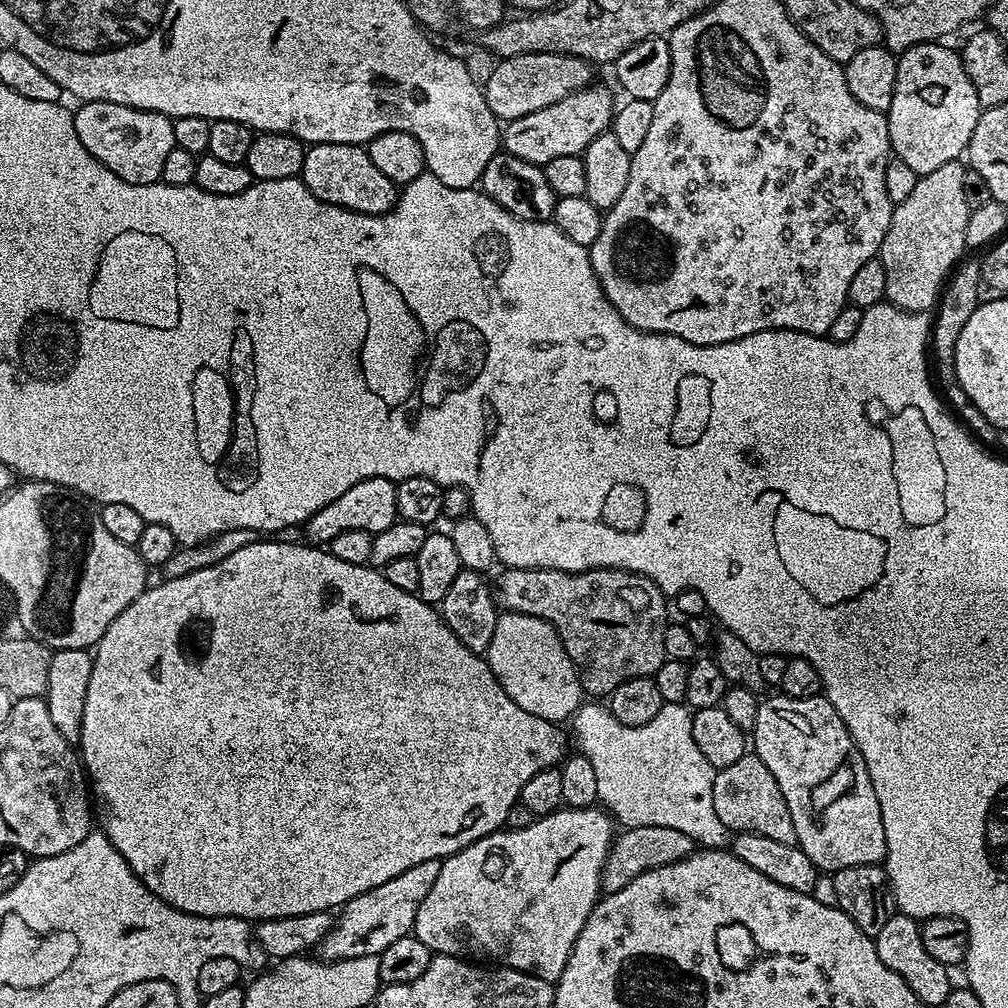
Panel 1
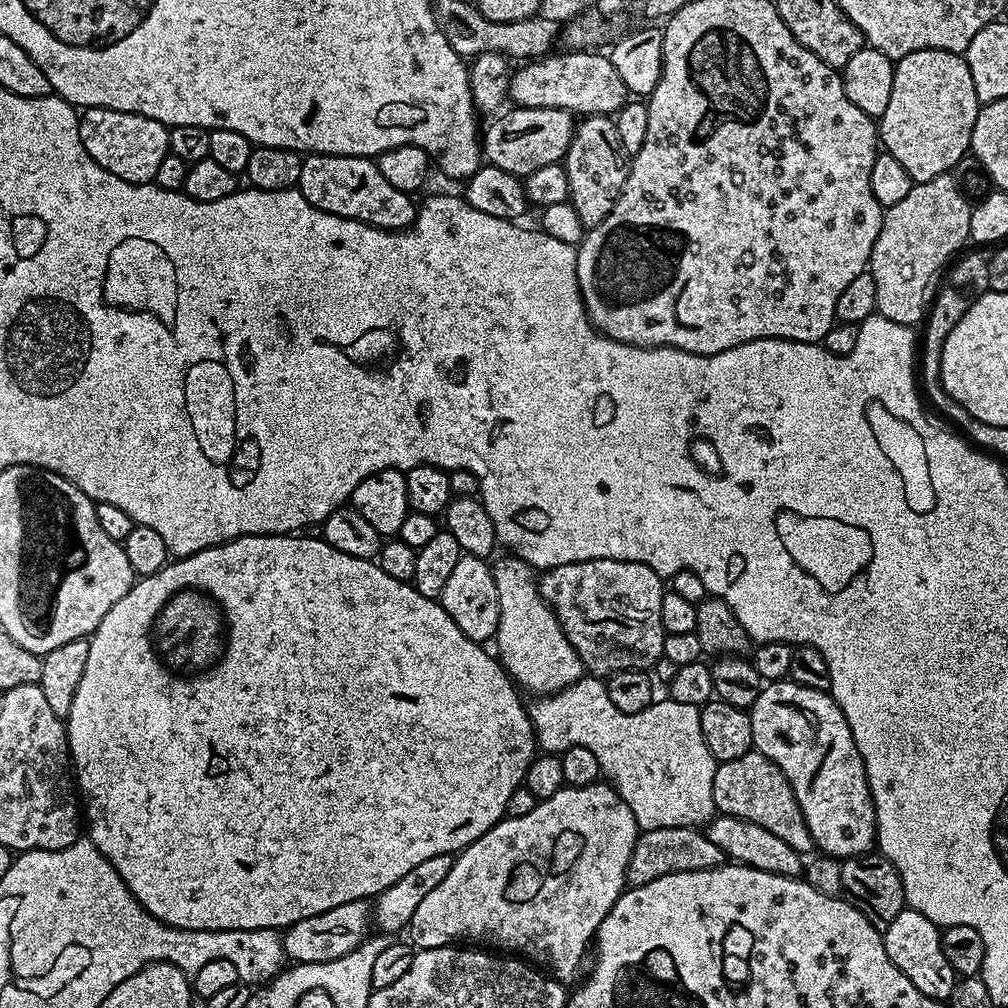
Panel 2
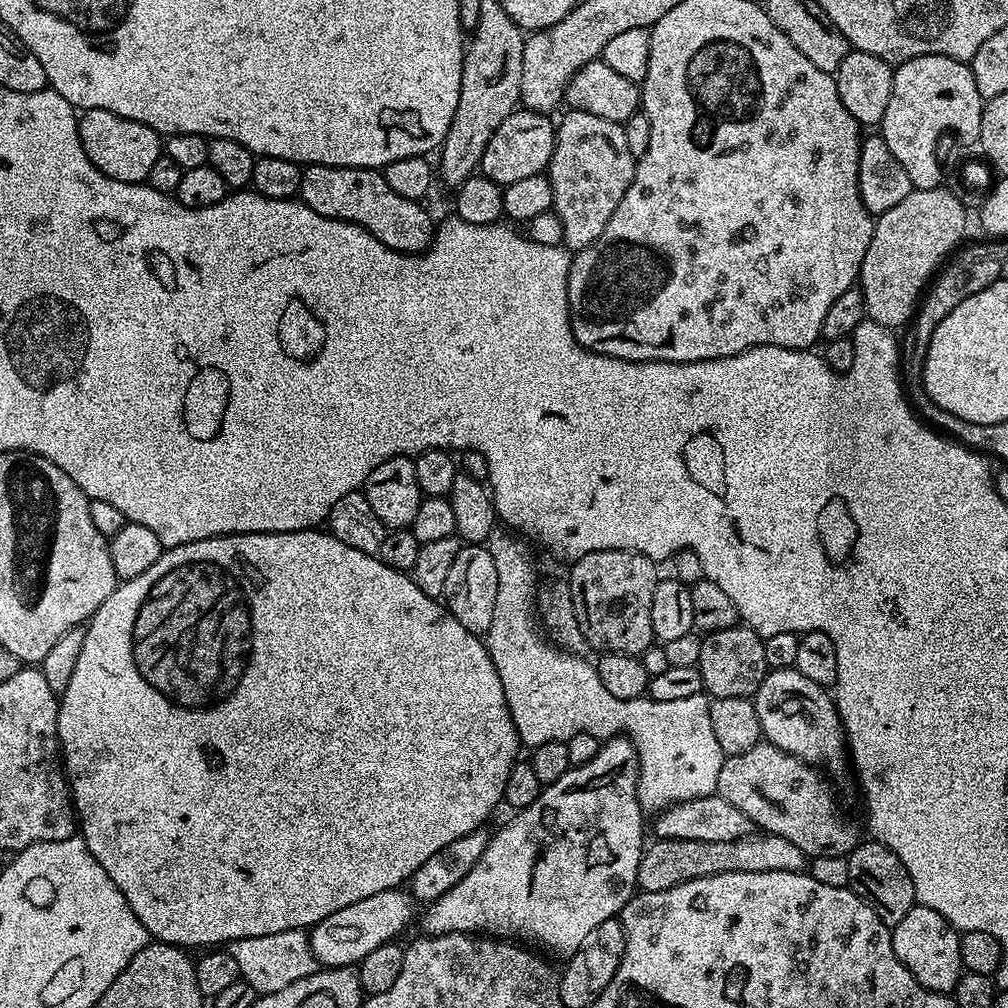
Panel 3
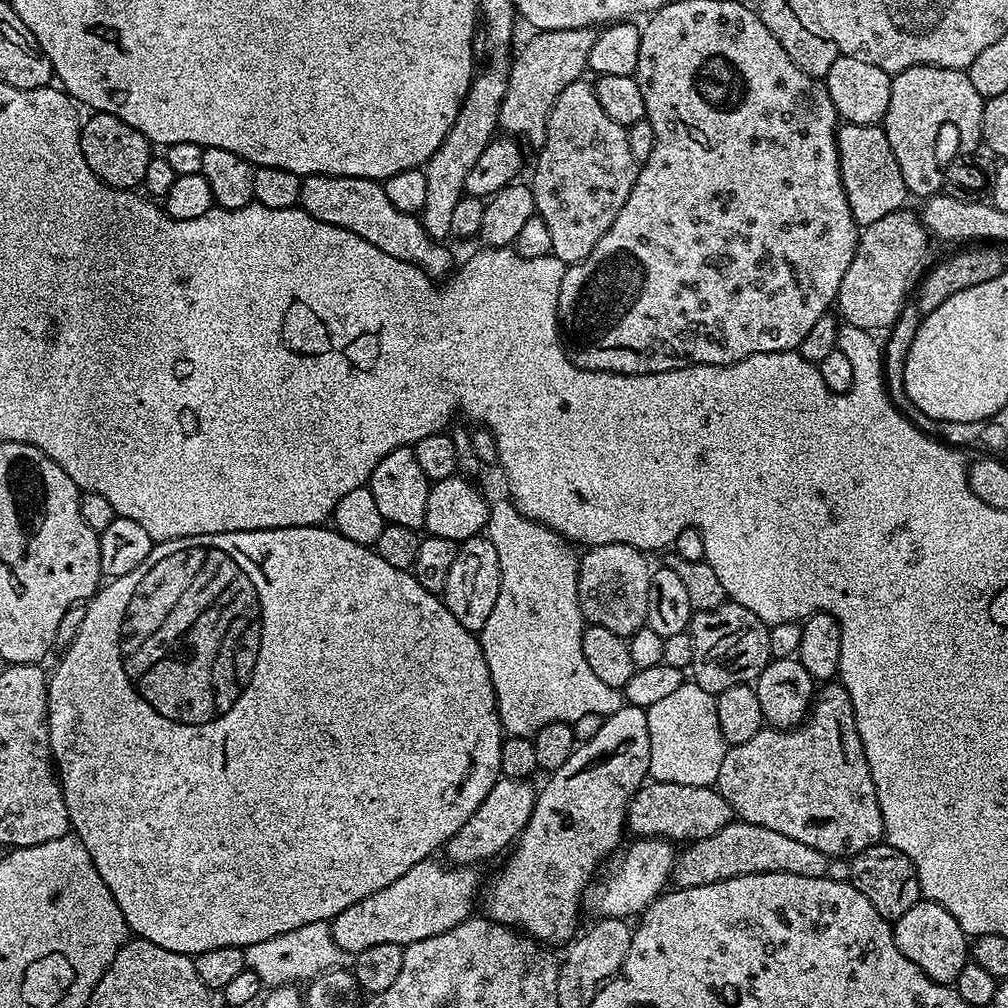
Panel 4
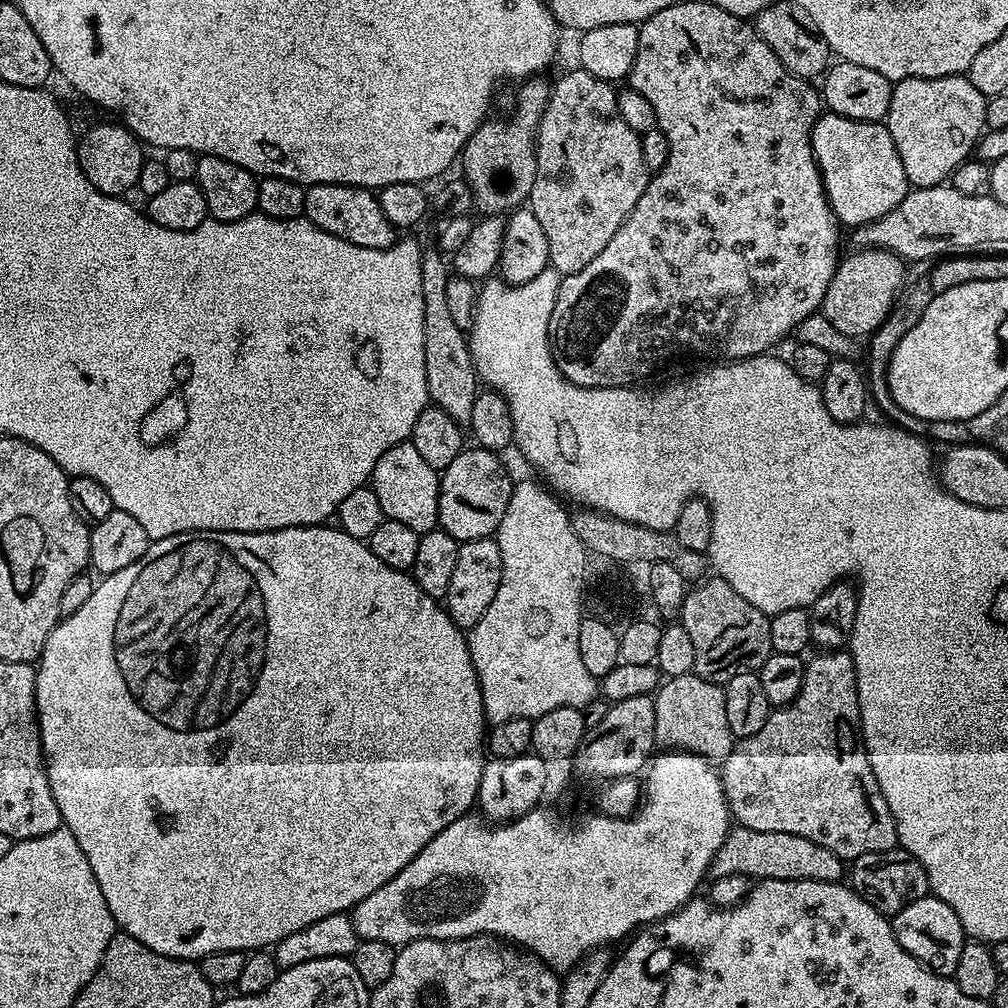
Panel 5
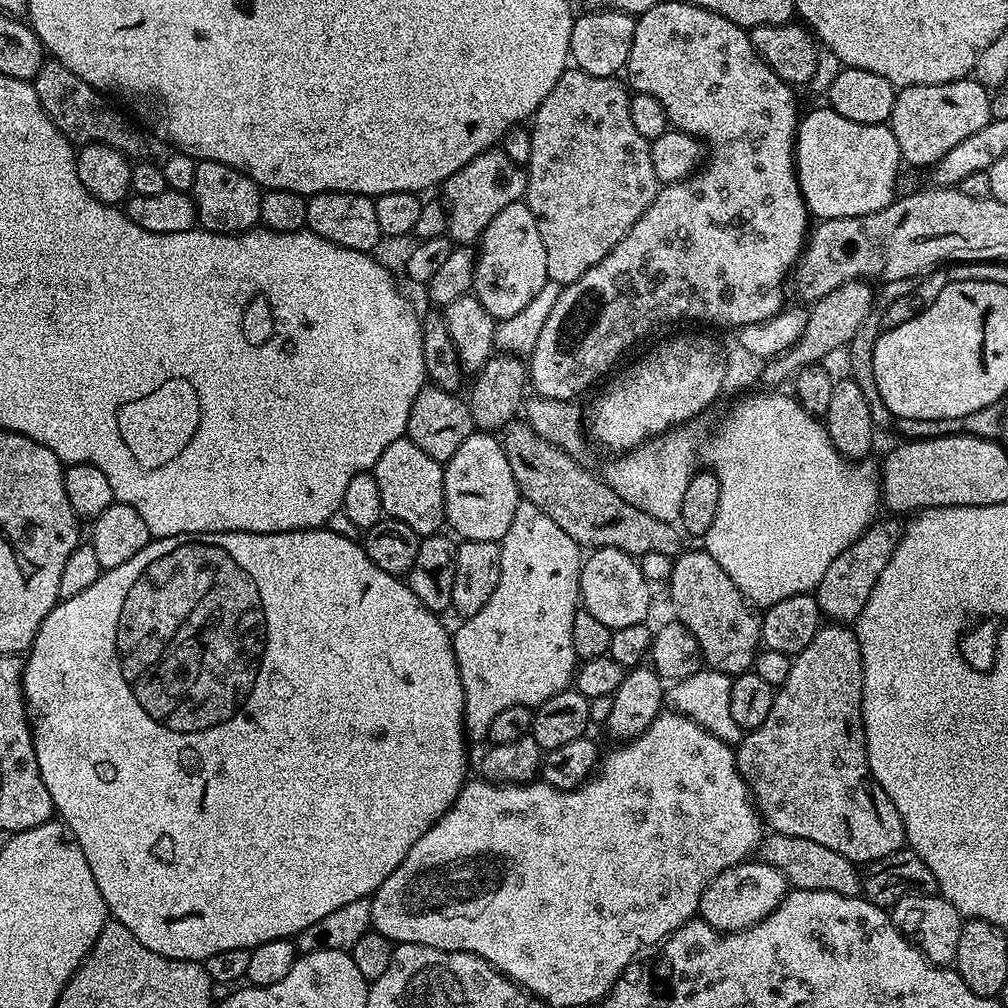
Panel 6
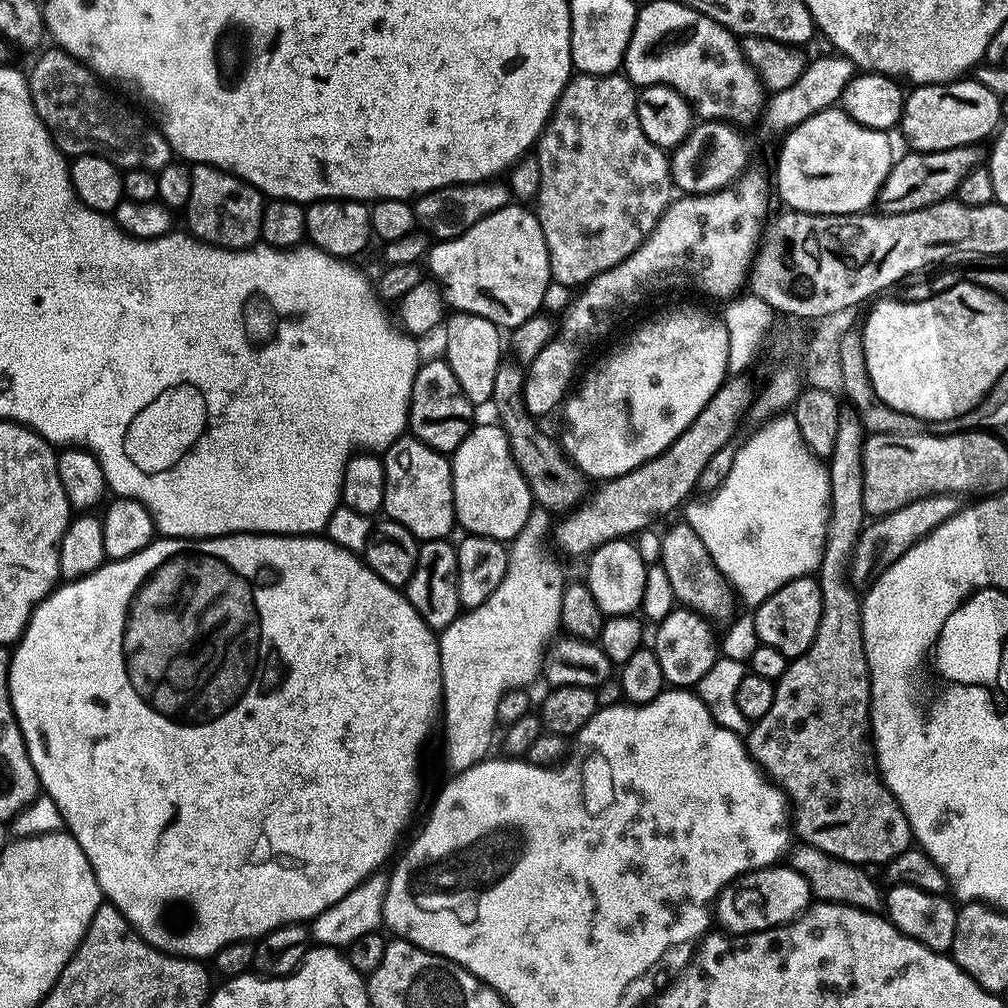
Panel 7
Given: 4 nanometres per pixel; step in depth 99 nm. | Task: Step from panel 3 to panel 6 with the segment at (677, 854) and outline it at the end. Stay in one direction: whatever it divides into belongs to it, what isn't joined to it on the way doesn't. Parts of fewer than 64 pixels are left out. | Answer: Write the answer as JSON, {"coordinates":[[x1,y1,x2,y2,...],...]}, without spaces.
{"coordinates":[[772,832,761,839,758,860,778,870,792,888,826,890,830,894,858,896,862,892,862,872,838,850,830,850,810,838,794,838,790,834]]}

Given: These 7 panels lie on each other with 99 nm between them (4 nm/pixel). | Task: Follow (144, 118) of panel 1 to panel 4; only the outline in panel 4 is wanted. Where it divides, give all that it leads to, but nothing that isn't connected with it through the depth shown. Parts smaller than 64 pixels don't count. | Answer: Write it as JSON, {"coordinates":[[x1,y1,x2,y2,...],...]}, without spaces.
{"coordinates":[[93,111,92,116,80,126,80,145,82,158,86,158,86,166,94,170,94,174,112,188,136,190,143,185,146,178,146,166,154,155,153,145,134,126,126,126,122,118,114,118,114,114]]}

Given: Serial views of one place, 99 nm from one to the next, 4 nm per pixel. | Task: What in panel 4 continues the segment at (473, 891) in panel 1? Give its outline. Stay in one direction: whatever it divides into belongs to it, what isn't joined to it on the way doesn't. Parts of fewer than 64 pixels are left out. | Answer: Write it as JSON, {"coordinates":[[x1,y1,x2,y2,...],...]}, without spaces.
{"coordinates":[[625,706,605,716,602,726,598,726,598,734,589,740,579,741,570,758,566,758,566,762,562,762,562,766,547,777,544,789,541,787,537,791,530,822,511,849,508,869,489,884,487,881,483,889,483,915,496,924,507,924,517,929,537,942,571,941,578,932,576,919,580,916,580,899,583,896,585,899,593,883,592,875,603,866,604,859,621,847,620,839,626,836,628,803,649,779,649,766,650,726,647,711]]}

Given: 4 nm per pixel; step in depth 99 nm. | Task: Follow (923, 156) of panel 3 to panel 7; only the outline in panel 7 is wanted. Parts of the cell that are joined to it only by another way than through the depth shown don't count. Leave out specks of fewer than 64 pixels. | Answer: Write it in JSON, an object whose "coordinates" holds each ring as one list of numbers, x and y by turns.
{"coordinates":[[957,78,947,84,921,84,911,91,904,97,898,128,908,139,907,147,917,152,980,144,984,139,987,141,1001,123,1000,97,974,78]]}

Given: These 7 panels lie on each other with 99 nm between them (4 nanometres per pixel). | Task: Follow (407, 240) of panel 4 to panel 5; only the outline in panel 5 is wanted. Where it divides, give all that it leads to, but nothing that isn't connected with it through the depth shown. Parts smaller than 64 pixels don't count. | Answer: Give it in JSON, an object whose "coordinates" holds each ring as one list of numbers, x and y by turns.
{"coordinates":[[310,184,304,189,304,216,322,230,354,242,354,246,366,246,370,250,391,248,397,243,398,232,382,214,379,195,371,188,359,188,349,184]]}

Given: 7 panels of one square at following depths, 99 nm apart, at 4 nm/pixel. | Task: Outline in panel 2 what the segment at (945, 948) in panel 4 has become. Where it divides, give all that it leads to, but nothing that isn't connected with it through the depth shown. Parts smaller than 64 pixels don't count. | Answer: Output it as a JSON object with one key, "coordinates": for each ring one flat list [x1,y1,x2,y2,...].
{"coordinates":[[906,906,898,914,898,918,890,922,890,926,882,929,882,935,886,954,890,954,890,962,894,962,894,966,898,966,898,970,902,970,902,974,906,974,906,978,910,978,910,982,914,982,914,986,918,986,918,990,926,994,926,998,946,1002,958,977,950,962,946,962,946,954,942,954,941,931,940,925,930,922,926,914,918,914,918,910]]}

